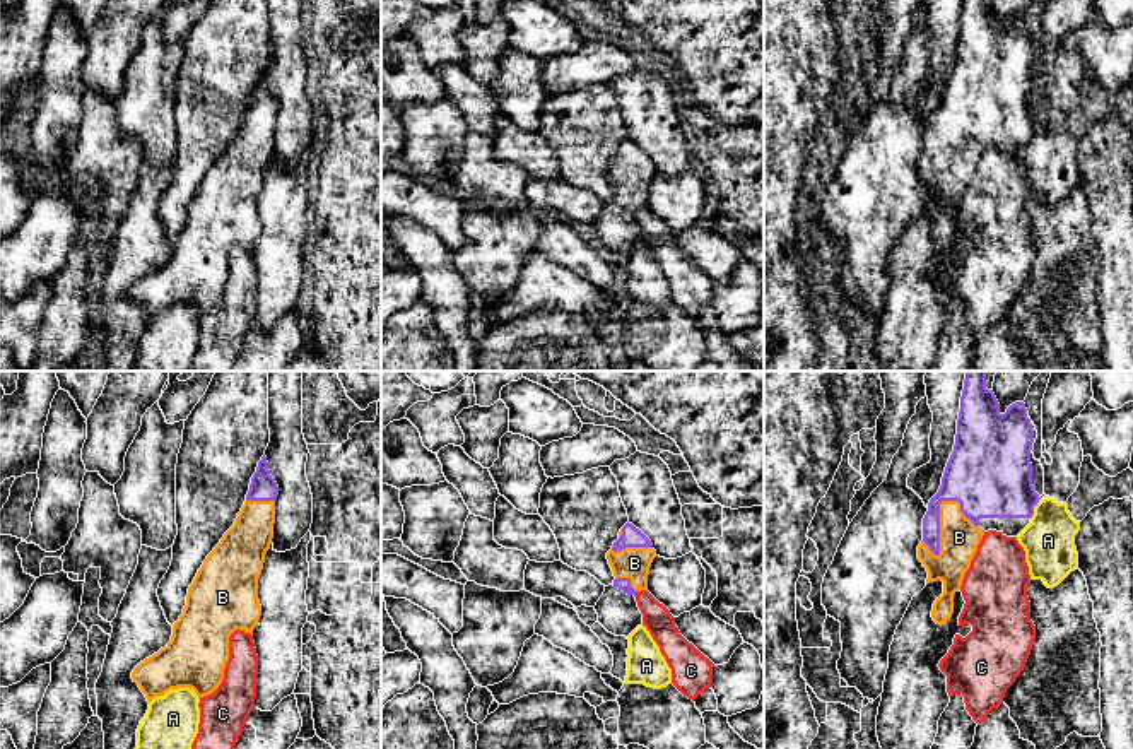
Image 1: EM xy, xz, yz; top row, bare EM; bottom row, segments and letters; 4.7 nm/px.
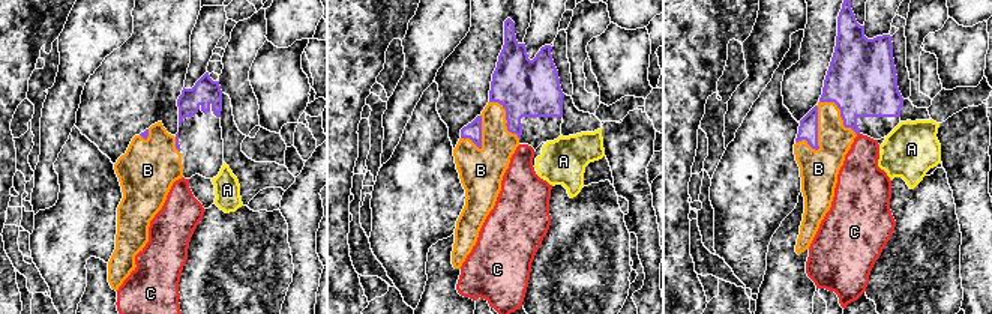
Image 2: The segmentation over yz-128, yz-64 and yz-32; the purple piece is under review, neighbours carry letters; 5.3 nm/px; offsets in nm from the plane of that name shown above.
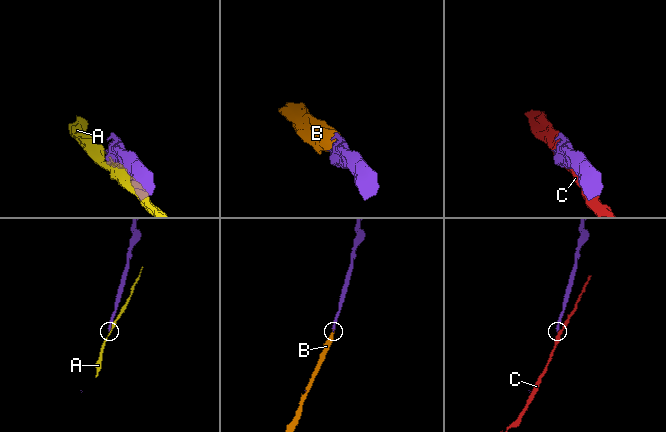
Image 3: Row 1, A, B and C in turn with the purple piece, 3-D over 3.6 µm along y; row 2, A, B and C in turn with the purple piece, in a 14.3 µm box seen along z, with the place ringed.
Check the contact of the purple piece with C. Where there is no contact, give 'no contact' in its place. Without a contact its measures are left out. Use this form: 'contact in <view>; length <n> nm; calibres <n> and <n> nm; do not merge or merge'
no contact; do not merge

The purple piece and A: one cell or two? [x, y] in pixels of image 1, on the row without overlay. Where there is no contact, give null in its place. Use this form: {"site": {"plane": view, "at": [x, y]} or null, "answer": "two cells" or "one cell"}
{"site": {"plane": "yz", "at": [1033, 125]}, "answer": "two cells"}

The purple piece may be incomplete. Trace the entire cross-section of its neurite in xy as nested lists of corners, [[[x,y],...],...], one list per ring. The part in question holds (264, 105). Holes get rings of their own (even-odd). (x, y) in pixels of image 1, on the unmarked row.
[[[263,72],[234,142],[188,205],[171,258],[132,289],[149,320],[178,304],[193,306],[198,316],[212,311],[224,296],[229,253],[236,246],[253,251],[261,233],[258,195],[273,156],[277,113]]]

